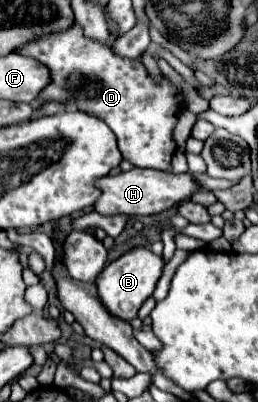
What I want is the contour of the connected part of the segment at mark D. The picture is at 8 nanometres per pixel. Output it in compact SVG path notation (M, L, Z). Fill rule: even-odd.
M74 23L70 29L66 29L62 33L46 35L46 37L22 47L18 53L38 59L52 73L52 83L38 97L40 103L48 101L48 99L54 99L60 103L72 101L72 109L76 107L78 111L96 115L114 131L114 135L118 137L118 149L120 149L122 157L126 161L130 161L134 167L172 171L172 155L176 151L176 143L172 139L172 129L178 121L178 113L184 109L184 99L180 95L180 89L176 85L172 85L166 77L160 85L156 85L140 61L120 59L118 55L112 53L112 47L86 39L78 23Z

